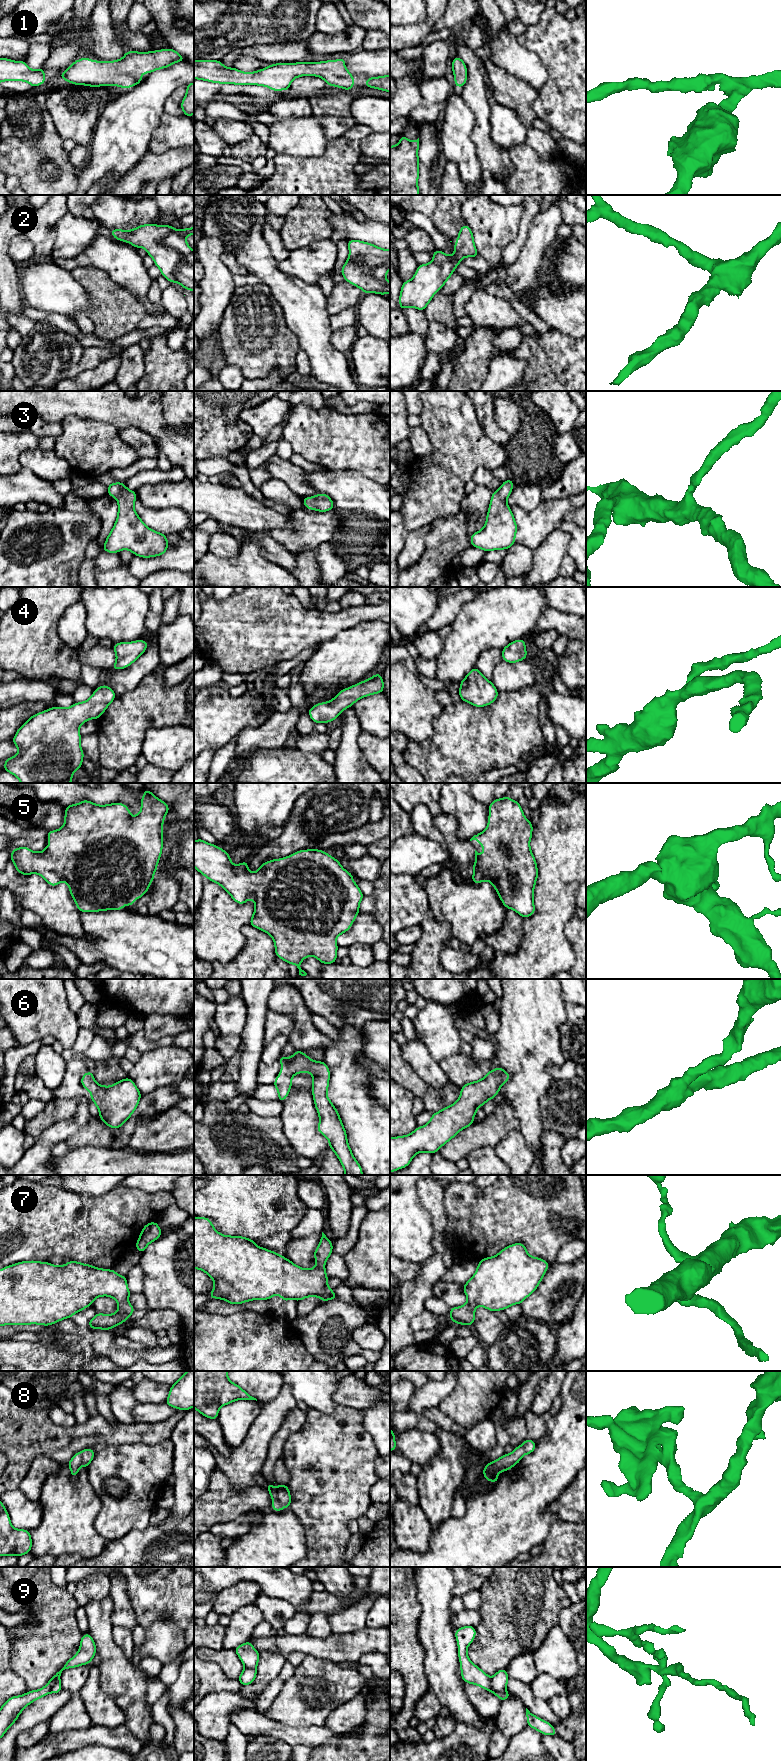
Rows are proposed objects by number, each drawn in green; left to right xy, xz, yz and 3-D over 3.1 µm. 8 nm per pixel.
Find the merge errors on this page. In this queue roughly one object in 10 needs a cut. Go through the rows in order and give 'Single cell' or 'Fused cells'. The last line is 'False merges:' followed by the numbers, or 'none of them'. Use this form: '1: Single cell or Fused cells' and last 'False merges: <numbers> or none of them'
1: Single cell
2: Single cell
3: Single cell
4: Single cell
5: Single cell
6: Single cell
7: Single cell
8: Single cell
9: Fused cells
False merges: 9

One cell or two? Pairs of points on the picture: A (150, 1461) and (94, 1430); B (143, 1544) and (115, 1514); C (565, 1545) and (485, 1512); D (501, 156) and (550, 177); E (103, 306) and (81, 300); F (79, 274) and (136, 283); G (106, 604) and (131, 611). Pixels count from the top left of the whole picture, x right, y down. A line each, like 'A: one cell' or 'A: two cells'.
A: two cells
B: two cells
C: two cells
D: two cells
E: two cells
F: two cells
G: one cell

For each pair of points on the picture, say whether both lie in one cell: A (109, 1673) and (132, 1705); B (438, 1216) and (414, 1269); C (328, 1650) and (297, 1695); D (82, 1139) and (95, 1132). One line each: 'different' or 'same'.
A: same
B: different
C: different
D: same

